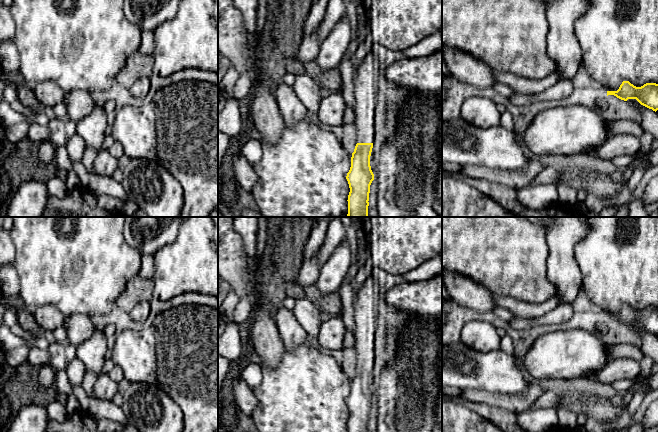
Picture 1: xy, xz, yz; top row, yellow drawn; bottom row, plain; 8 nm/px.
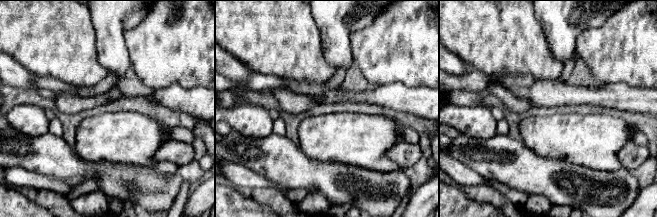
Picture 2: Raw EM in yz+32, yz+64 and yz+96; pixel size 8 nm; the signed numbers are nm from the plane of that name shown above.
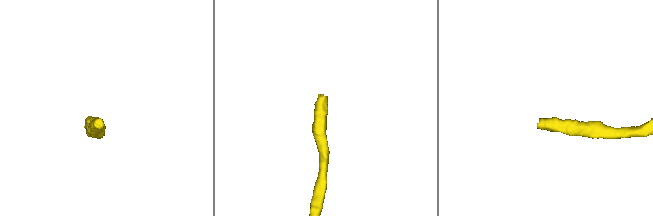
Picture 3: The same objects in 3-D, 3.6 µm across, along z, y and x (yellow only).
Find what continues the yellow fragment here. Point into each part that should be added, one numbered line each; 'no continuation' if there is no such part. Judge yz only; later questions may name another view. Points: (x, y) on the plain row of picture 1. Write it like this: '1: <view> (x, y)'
no continuation

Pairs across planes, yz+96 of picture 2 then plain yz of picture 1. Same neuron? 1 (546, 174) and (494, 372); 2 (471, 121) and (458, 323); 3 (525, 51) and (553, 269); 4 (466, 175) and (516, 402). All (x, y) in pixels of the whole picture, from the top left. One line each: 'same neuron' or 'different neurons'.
1: same neuron
2: different neurons
3: different neurons
4: same neuron

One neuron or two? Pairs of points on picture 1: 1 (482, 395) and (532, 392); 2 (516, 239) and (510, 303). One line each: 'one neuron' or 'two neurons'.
1: one neuron
2: two neurons

